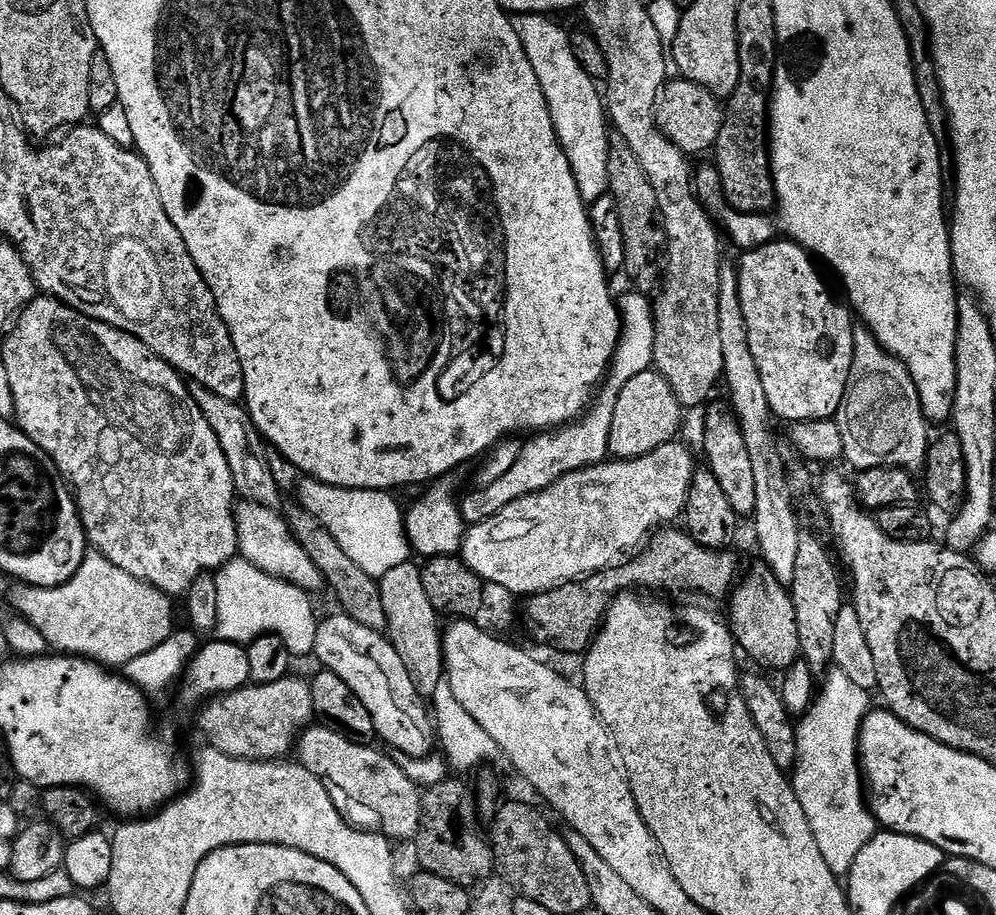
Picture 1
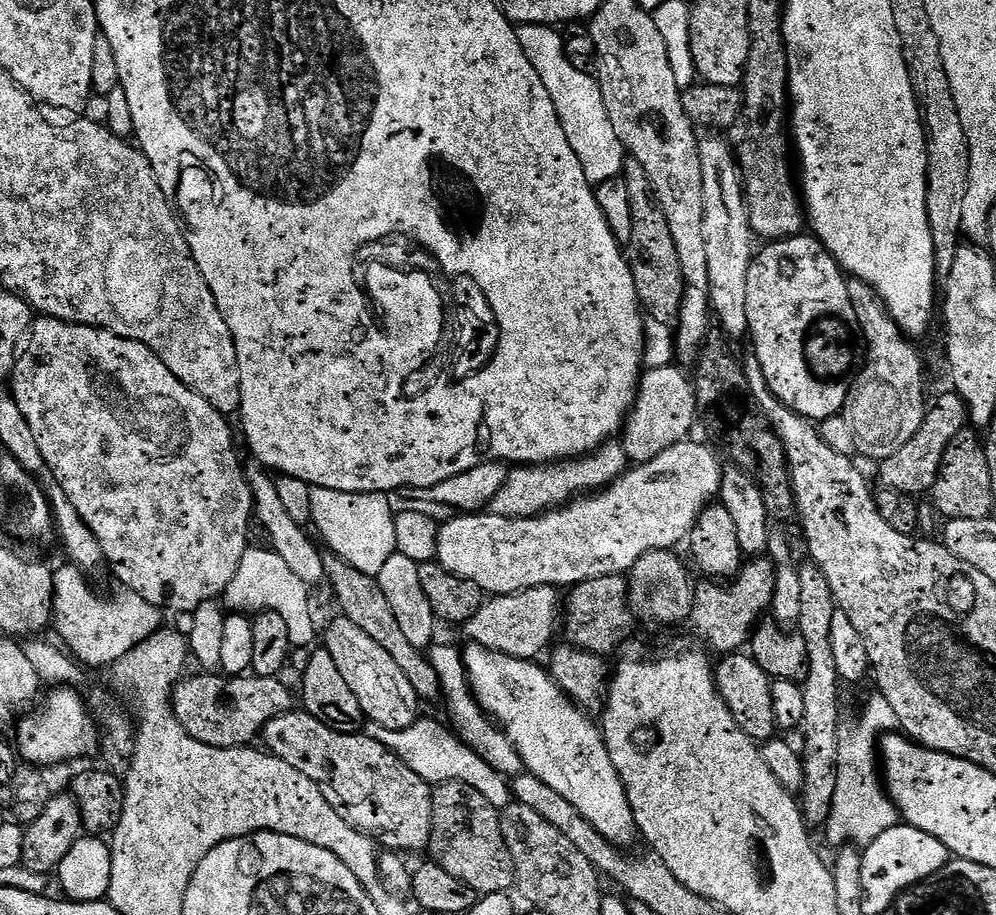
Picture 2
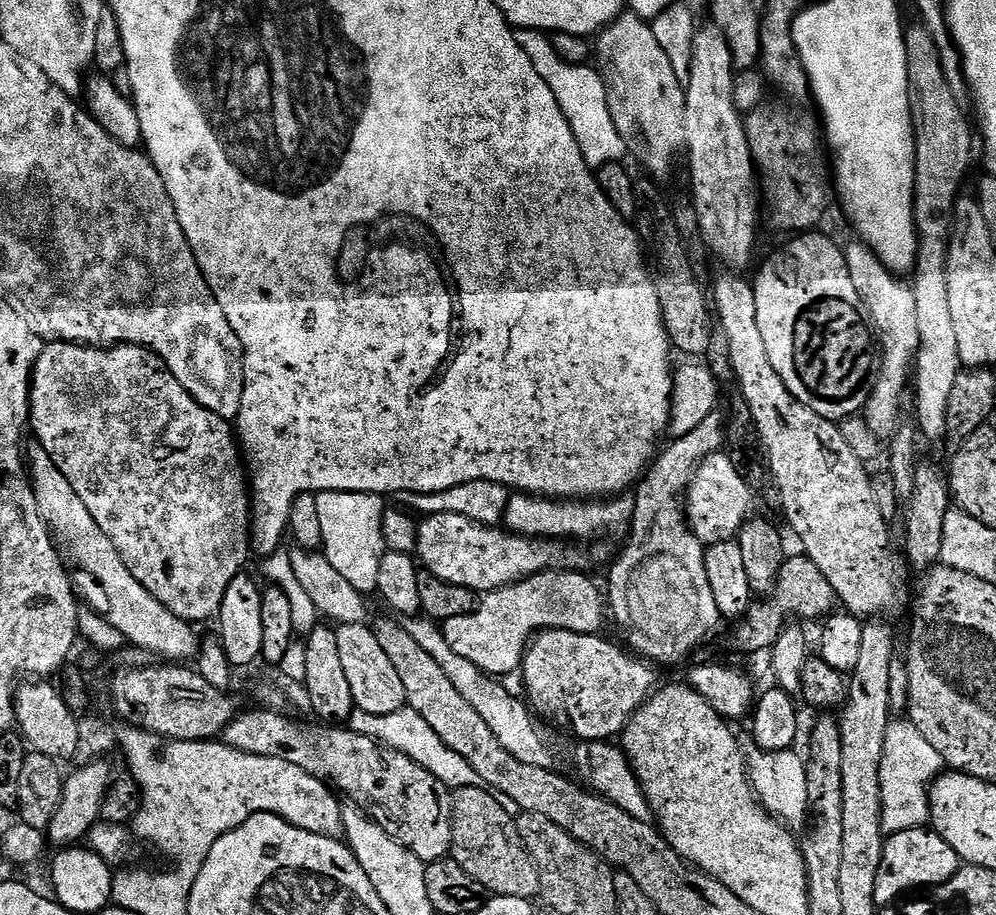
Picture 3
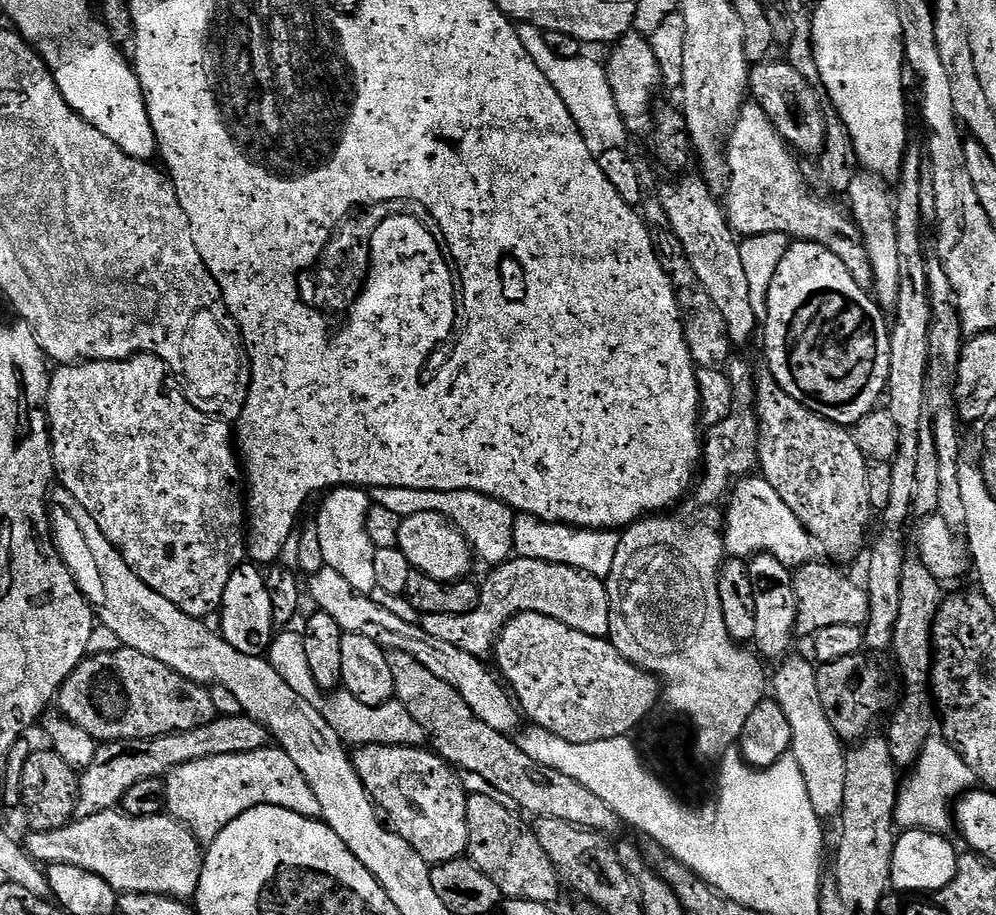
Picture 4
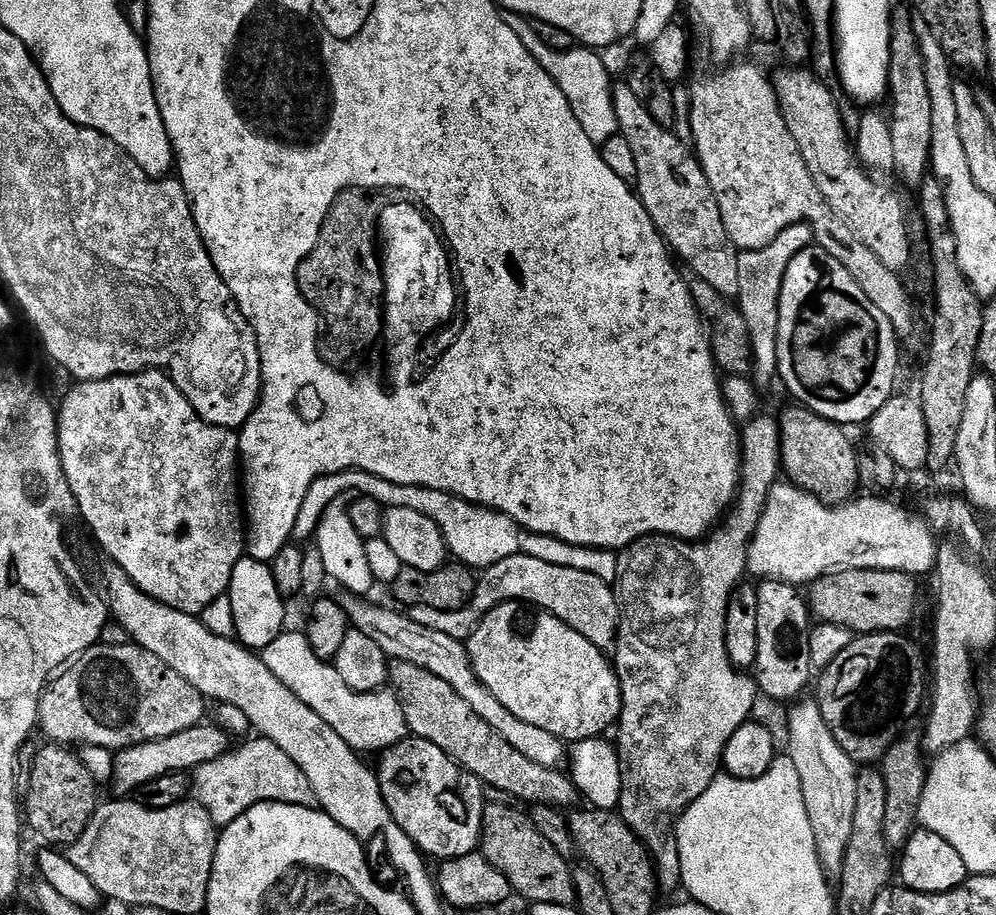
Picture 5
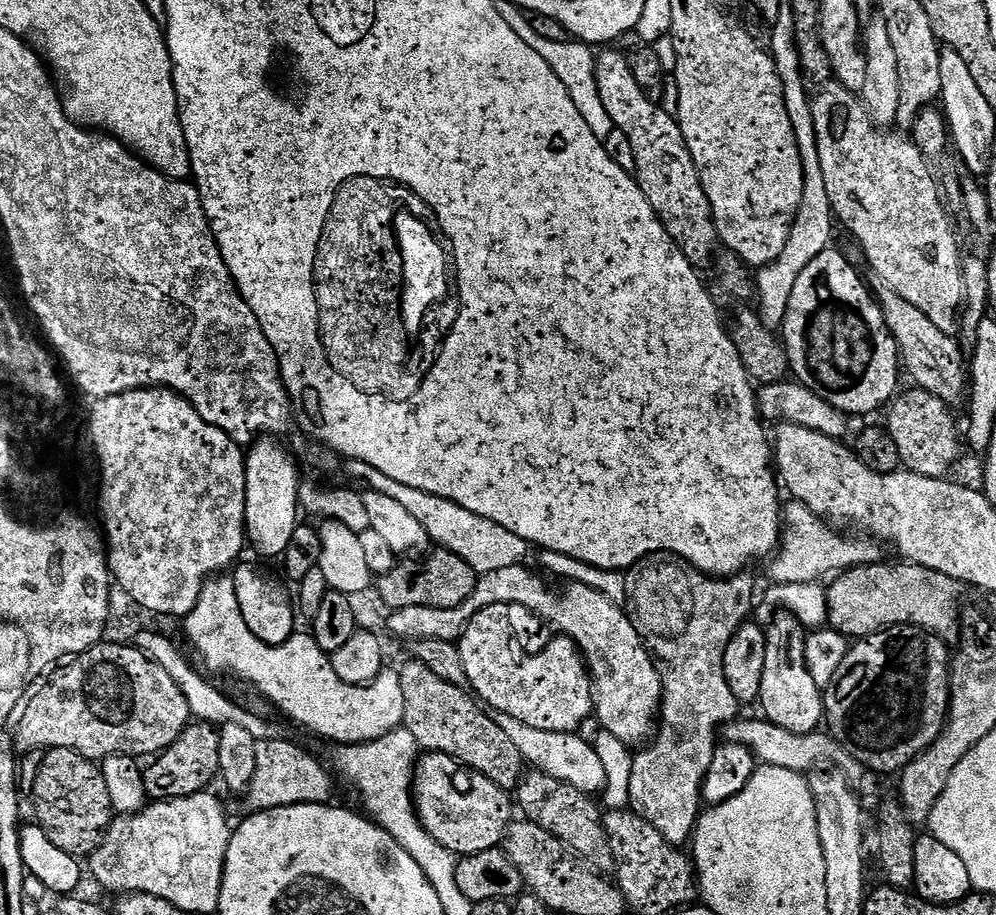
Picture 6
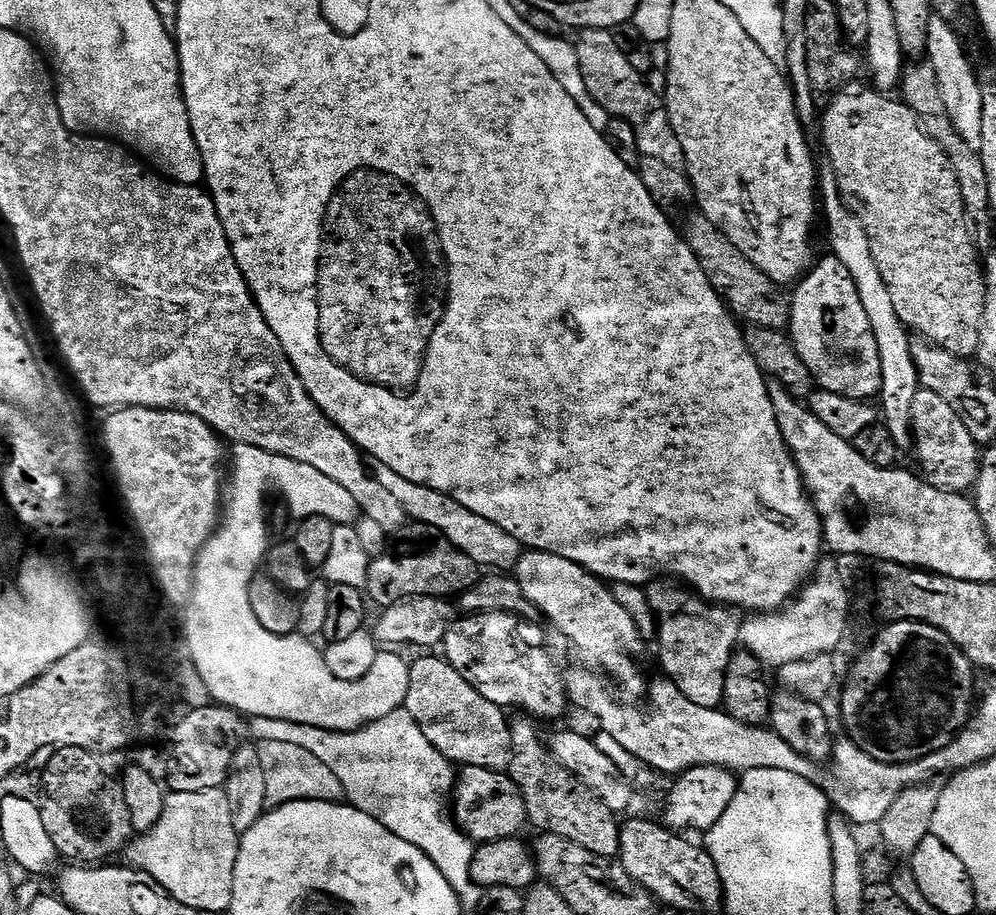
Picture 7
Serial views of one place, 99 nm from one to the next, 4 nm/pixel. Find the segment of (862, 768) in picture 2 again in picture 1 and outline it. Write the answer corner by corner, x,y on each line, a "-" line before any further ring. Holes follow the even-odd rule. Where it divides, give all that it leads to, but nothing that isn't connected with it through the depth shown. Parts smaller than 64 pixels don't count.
833,666
823,677
811,708
799,717
796,724
798,758
790,776
792,789
798,802
802,802
802,811
806,814
806,822
810,822
814,842
818,842
818,851
822,853
822,858
826,858
826,866
830,866
830,870
838,878
847,877
854,866
854,858
862,854
862,846
873,840
878,831
876,818
866,799
866,784
860,767
860,727
864,725
864,720
873,707
872,698
869,692
856,685
843,670

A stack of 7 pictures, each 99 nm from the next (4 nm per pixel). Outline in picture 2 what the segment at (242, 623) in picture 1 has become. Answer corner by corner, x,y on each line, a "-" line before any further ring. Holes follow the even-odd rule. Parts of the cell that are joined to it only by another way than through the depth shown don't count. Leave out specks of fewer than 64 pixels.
250,546
242,556
242,566
230,582
226,593
226,604
236,614
259,614
273,612
282,614
286,626
290,626
292,643
297,649
307,649
307,644
315,645
316,620
312,617
312,600
308,597
309,585
304,584
293,574
290,566
277,552
265,550
259,552
256,546

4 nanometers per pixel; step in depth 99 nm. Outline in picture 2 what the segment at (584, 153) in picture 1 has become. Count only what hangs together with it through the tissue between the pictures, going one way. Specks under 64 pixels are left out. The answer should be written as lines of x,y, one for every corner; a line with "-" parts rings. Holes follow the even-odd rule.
521,24
516,33
518,42
522,42
522,50
526,50
526,58
530,58
530,66
538,70
538,78
542,78
546,90
550,90
550,102
554,102
562,130
566,130
566,138
574,154
578,154
578,162
582,162
586,182
595,186
621,175
626,150
614,131
614,125
610,123
599,79
590,74
582,74
582,70
570,66
564,53
563,35
555,27
547,24

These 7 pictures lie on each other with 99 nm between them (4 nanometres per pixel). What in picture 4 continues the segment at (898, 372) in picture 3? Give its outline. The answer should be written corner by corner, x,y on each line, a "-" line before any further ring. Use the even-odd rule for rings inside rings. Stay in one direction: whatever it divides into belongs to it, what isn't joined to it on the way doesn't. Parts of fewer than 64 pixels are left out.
857,174
850,182
846,196
852,199
850,219
859,228
866,254
870,254
872,288
874,299
885,310
895,309
900,289
900,267
898,266
898,238
896,237
896,210
893,197
886,189
885,181
872,174

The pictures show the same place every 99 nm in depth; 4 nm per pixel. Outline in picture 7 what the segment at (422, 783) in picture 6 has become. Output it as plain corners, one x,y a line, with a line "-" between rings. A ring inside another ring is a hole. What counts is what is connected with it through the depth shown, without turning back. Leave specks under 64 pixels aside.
482,766
459,769
454,789
454,819
461,832
477,845
511,836
519,837
520,831
528,824
526,802
507,771
495,772

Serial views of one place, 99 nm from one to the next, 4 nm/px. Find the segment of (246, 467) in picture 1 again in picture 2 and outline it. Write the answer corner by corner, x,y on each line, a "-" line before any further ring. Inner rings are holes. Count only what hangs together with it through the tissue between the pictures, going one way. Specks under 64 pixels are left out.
255,462
247,465
248,485
252,491
252,503
254,505
254,516
262,527
268,531
268,536
272,539
271,551
277,552
286,561
286,566
290,566
293,574
298,574
302,583
309,586
315,584
323,585
326,577
324,574
324,552
316,549
317,541
307,536
305,529
294,518
290,518
290,513
285,509
281,495
278,494
276,485
277,477
262,464

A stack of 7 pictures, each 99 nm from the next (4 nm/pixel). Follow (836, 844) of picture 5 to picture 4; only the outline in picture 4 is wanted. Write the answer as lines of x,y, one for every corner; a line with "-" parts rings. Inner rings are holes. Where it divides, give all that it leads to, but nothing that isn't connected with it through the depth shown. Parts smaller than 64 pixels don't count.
792,654
779,665
780,668
770,680
770,692
776,704
782,706
782,714
786,714
790,722
790,738
792,747
790,754
798,762
798,770
802,770
802,778
806,780
806,790
810,792
810,802
820,815
821,821
839,817
842,810
842,798
846,790
846,755
845,745
836,735
834,726
830,726
830,718
826,718
826,710
822,710
822,698
818,698
817,665
811,659

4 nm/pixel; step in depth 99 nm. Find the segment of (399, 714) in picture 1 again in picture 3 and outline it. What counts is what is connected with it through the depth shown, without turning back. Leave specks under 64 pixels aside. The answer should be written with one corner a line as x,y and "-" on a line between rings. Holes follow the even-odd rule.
367,623
341,624
336,628
338,655
342,658
342,667
346,669
346,679
350,682
350,694
356,708
366,714
394,714
407,705
406,690
402,678
398,678
390,658
378,646
375,631

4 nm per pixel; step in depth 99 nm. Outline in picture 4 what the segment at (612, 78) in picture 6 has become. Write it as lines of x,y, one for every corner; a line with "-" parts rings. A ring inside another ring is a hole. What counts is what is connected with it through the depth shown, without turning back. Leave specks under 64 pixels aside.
684,174
673,179
676,180
673,184
662,185
658,199
668,219
668,228
678,238
678,242
682,242
682,250
686,250
690,266
694,266
694,274
698,278
698,282
702,282
706,294
710,294
710,302
714,302
714,306
718,306
722,318
726,318
726,330
733,345
748,344
755,332
757,335
758,321
754,314
754,306
750,306
750,286
746,283
746,273
742,267
742,254
740,253
738,237
728,224
725,209
721,203
719,206
715,198
712,197
713,189
708,181
704,179
703,175
692,175

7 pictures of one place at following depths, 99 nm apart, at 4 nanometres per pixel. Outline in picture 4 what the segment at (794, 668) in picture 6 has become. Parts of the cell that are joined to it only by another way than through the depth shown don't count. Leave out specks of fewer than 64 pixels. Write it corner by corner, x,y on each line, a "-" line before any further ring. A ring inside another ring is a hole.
766,552
747,561
750,586
754,586
754,618
758,618
758,630
754,648
761,657
780,662
793,651
792,640
796,636
796,595
792,578
793,569

